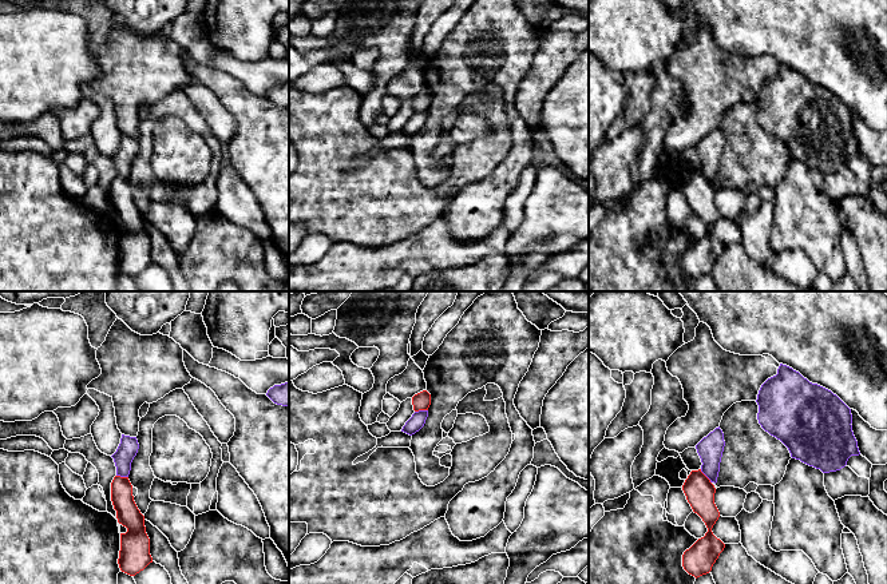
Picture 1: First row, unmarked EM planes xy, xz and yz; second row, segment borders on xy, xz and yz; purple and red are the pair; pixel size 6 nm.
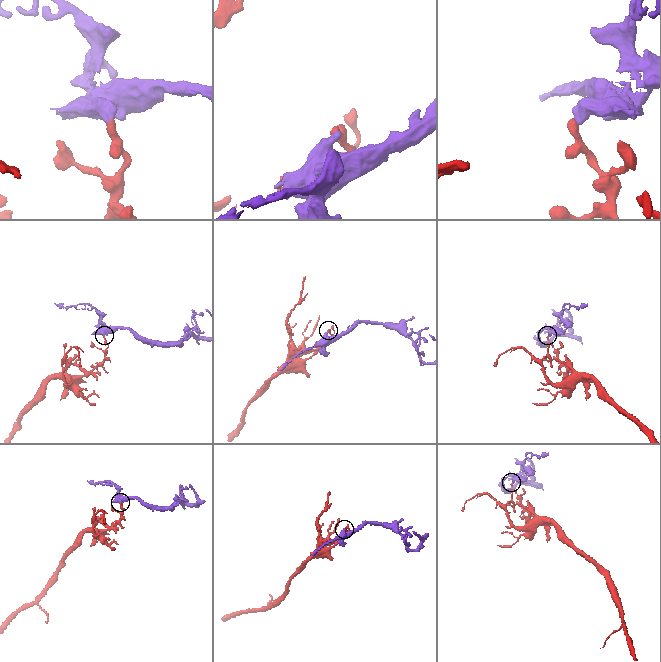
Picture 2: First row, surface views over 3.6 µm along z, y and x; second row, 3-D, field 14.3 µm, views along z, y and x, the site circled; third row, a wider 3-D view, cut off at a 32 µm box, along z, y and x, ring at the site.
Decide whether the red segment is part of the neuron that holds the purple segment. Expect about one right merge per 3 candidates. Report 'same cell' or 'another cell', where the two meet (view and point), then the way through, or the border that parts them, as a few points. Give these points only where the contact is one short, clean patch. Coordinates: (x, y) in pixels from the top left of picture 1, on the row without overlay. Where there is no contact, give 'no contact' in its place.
another cell; meets purple in yz at (705, 175); border along yz (700, 170), (711, 183)

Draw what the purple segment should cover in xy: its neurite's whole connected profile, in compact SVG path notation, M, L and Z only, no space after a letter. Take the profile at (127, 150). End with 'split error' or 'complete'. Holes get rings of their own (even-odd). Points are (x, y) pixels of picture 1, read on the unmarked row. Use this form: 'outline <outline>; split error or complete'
outline M122 135L120 144L116 152L111 156L116 167L116 176L128 178L131 163L136 156L139 144L136 138Z; complete

